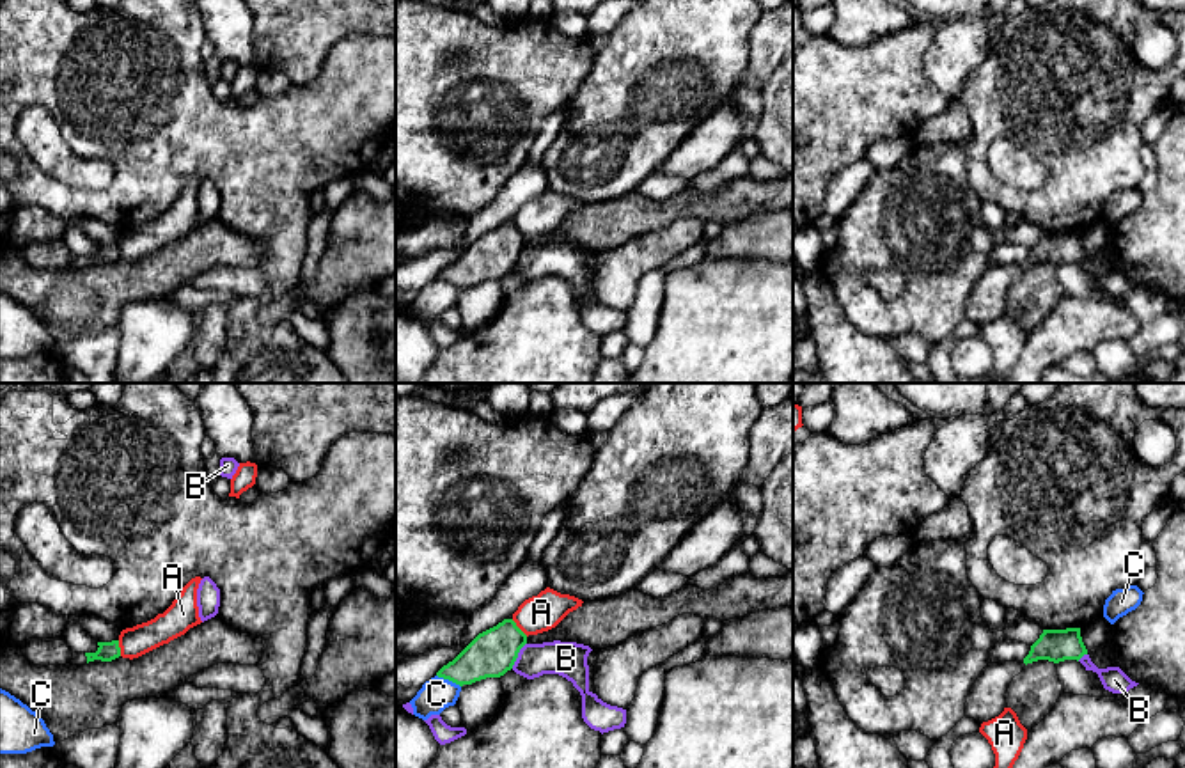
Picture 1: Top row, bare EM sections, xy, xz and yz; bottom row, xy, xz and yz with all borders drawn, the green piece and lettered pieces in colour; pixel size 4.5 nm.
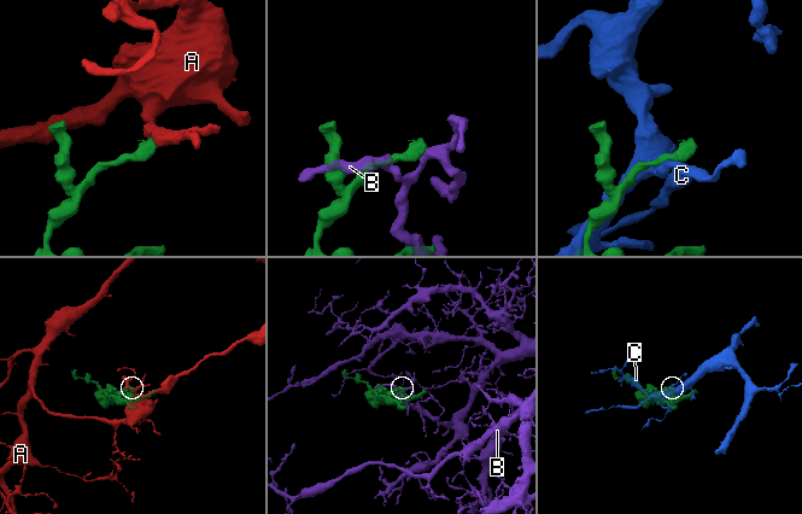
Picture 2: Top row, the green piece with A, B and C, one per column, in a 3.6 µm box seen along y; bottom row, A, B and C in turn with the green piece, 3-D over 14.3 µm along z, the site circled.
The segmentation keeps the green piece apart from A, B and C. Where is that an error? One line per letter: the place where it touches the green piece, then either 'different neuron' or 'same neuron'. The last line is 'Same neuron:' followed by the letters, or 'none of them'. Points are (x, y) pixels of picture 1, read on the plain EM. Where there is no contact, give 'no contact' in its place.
A: contact xz (518, 231); different neuron
B: contact xz (517, 258); different neuron
C: contact xz (449, 282); different neuron
Same neuron: none of them

